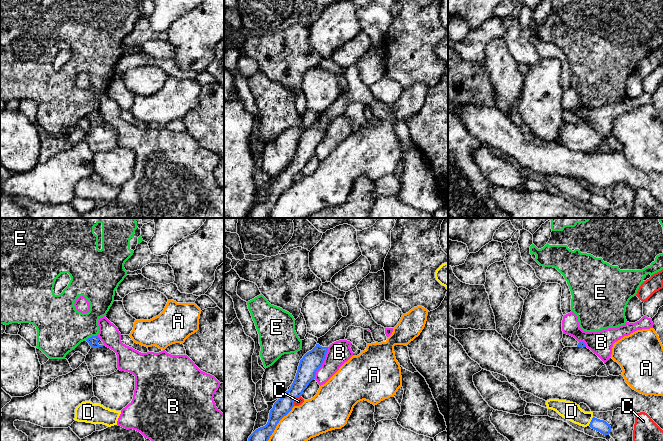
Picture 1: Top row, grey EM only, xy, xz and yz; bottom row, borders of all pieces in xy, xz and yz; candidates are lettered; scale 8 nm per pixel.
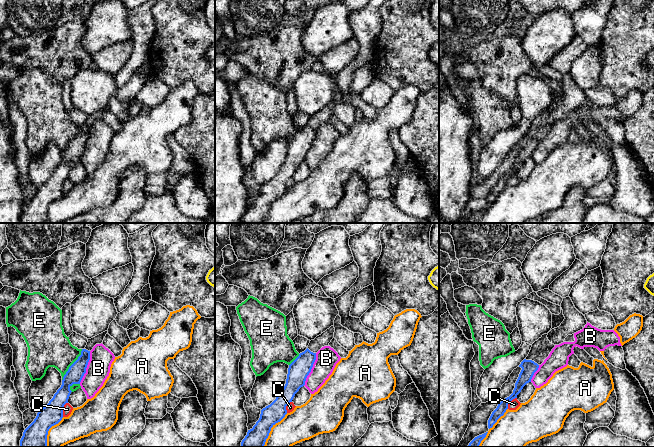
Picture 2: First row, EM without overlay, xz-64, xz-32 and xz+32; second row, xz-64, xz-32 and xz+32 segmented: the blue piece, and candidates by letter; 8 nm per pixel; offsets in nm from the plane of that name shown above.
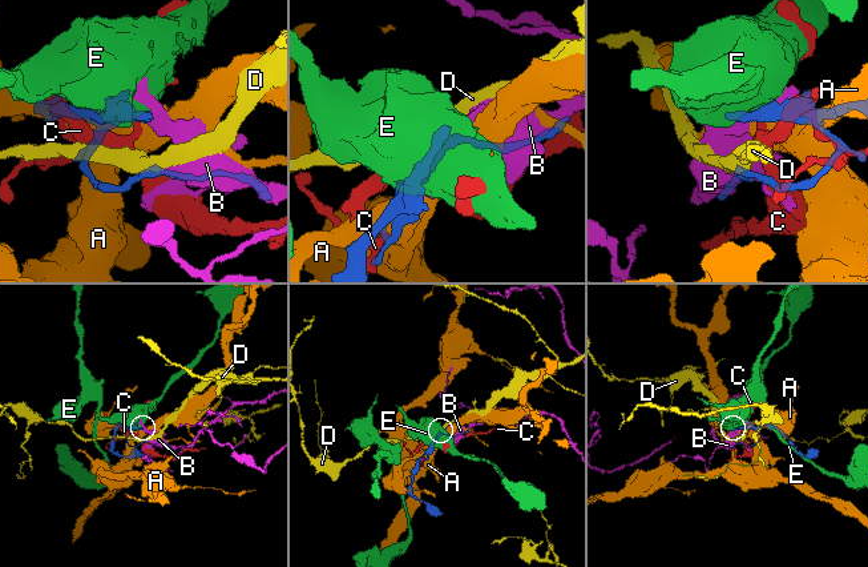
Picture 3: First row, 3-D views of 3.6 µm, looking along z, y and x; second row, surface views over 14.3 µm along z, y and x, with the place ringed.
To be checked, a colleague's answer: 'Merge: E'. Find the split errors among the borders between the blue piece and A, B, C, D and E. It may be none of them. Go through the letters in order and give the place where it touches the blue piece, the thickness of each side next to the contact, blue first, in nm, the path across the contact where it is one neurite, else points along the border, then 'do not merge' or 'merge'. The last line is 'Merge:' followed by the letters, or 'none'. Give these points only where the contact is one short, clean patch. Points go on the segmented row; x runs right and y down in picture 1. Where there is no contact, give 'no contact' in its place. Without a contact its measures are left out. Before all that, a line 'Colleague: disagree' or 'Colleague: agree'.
Colleague: disagree
A: meets blue in xz at (278, 422); 140 nm thick on the blue side, 280 nm on the other; do not merge
B: meets blue in xz at (322, 363); 160 nm thick on the blue side, 190 nm on the other; do not merge
C: meets blue in xz at (294, 399); 150 nm thick on the blue side, 70 nm on the other; do not merge
D: meets blue in yz at (591, 421); 100 nm thick on the blue side, 150 nm on the other; border along yz (593, 417), (588, 425); do not merge
E: meets blue in xy at (91, 337); 80 nm thick on the blue side, 380 nm on the other; do not merge
Merge: none

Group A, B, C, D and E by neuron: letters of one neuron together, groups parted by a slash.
A / B / C / D / E

